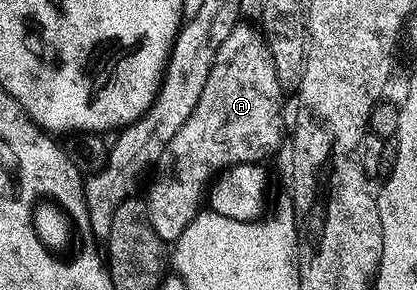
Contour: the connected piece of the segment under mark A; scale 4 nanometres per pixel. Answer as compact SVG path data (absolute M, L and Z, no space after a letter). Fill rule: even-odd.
M243 22L236 23L229 38L220 42L200 101L173 138L175 152L183 156L183 164L179 164L179 168L183 168L183 172L179 172L179 184L183 184L183 188L191 188L191 196L195 196L195 188L199 188L199 184L210 185L216 174L232 166L267 162L283 144L284 85L279 79L279 70L266 35L258 27L255 28Z

